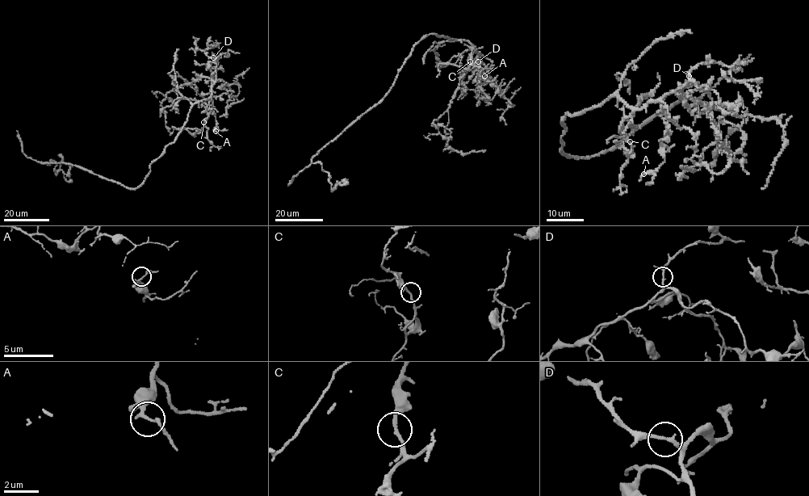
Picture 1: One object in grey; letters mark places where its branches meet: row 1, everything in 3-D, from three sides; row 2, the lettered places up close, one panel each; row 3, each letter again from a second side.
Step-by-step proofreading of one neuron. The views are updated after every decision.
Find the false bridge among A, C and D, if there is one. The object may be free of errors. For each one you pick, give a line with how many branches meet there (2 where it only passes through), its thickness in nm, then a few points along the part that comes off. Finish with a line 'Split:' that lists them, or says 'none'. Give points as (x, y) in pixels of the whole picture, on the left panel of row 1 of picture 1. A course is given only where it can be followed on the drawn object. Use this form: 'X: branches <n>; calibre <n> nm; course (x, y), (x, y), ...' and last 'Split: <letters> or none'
Split: none

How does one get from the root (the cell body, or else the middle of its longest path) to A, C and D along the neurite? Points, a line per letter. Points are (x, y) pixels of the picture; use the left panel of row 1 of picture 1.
A: (161, 155), (166, 146), (173, 142), (194, 103), (211, 97), (213, 81), (211, 94), (216, 122), (215, 131)
C: (161, 155), (166, 146), (173, 142), (194, 103), (209, 98), (206, 107), (208, 117), (203, 122)
D: (161, 155), (166, 146), (173, 142), (194, 103), (211, 97), (216, 74), (216, 62), (213, 58)

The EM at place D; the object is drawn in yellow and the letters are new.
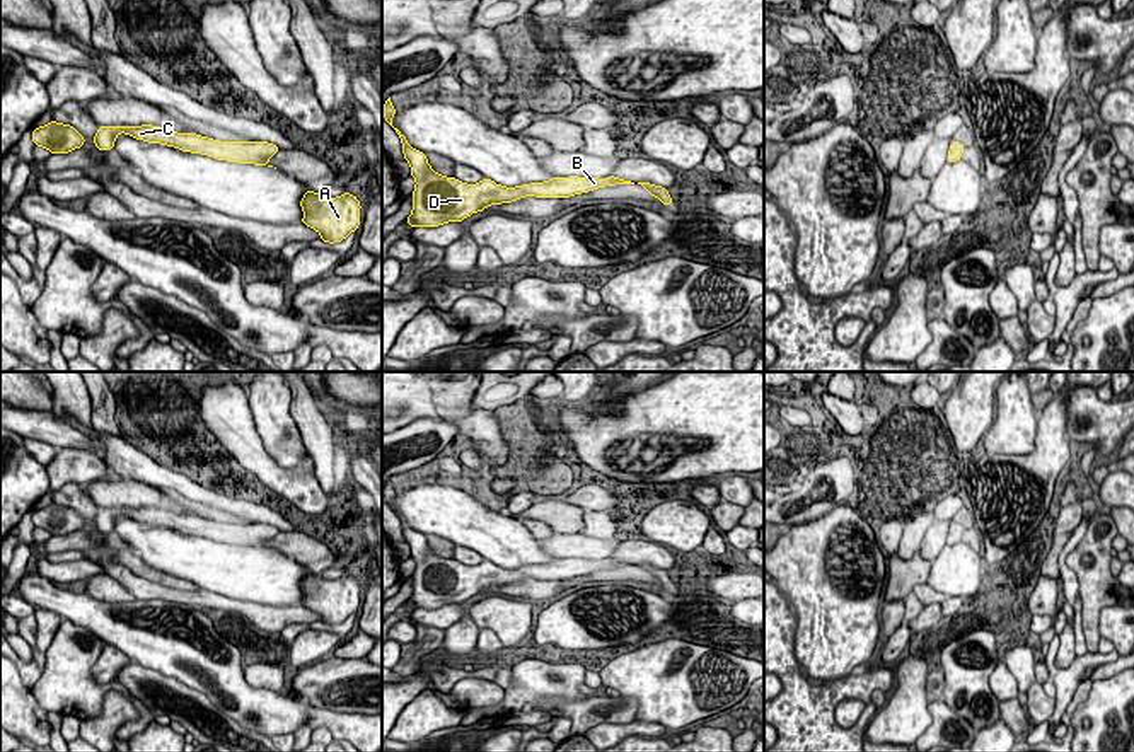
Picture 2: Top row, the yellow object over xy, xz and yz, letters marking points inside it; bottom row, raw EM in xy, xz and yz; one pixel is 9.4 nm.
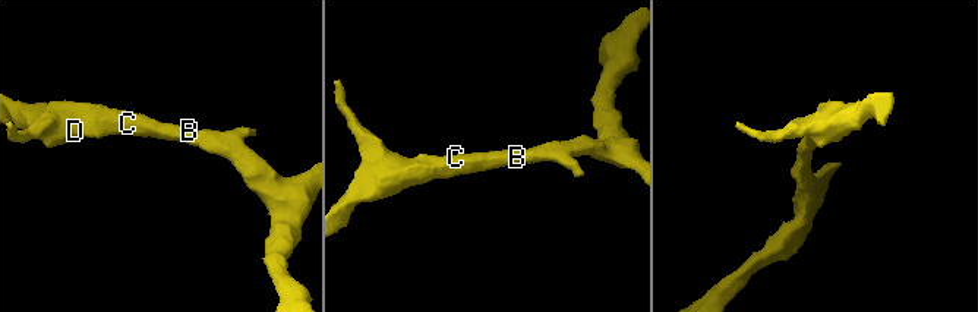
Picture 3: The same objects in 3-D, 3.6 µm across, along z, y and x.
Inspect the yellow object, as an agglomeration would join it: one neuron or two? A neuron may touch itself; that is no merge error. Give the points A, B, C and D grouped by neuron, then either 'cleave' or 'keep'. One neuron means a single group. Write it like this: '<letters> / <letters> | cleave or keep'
A B C D | keep

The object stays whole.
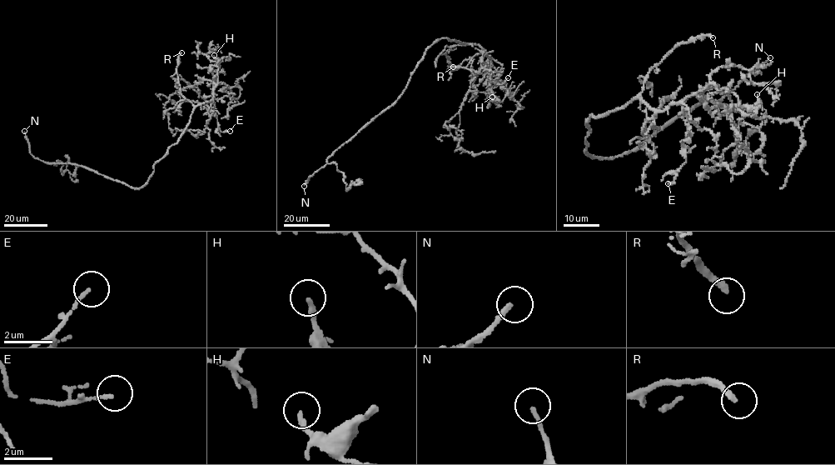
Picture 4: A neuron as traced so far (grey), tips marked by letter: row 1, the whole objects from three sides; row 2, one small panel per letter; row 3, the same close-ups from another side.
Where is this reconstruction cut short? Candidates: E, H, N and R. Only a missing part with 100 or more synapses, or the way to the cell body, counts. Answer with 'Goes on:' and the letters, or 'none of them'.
Goes on: R

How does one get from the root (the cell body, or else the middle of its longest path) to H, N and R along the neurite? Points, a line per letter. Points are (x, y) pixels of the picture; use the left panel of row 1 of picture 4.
H: (164, 156), (176, 143), (196, 106), (212, 99), (221, 62), (211, 71), (219, 67), (214, 55)
N: (164, 156), (155, 163), (152, 176), (144, 186), (134, 188), (79, 165), (48, 163), (34, 157), (24, 131)
R: (164, 156), (177, 141), (193, 108), (181, 93), (178, 82), (176, 67), (181, 52)

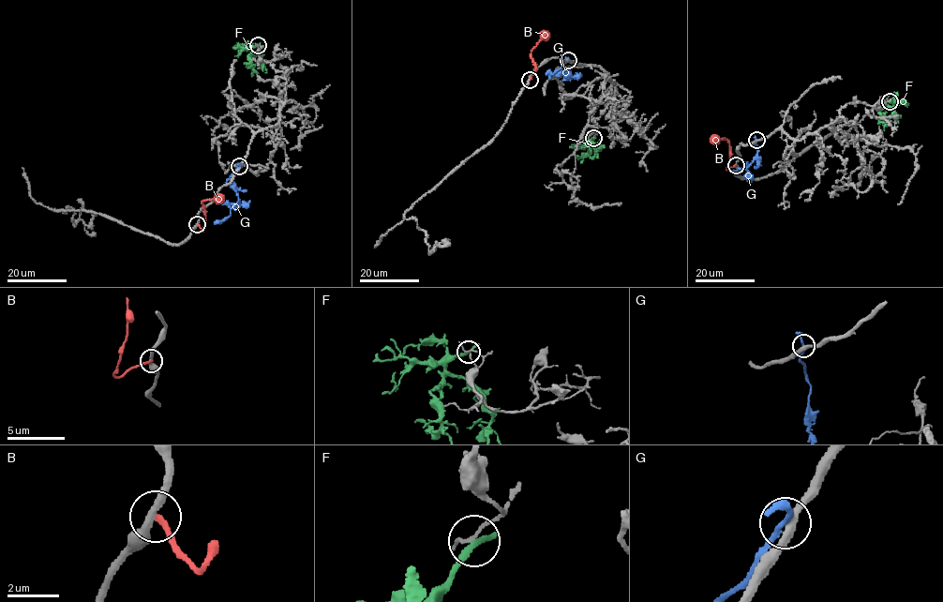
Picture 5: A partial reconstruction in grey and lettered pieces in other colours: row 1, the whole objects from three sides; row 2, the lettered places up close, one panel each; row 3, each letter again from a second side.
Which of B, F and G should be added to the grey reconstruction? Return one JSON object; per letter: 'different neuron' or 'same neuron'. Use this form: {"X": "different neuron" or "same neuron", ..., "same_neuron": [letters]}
{"B": "different neuron", "F": "different neuron", "G": "different neuron", "same_neuron": []}

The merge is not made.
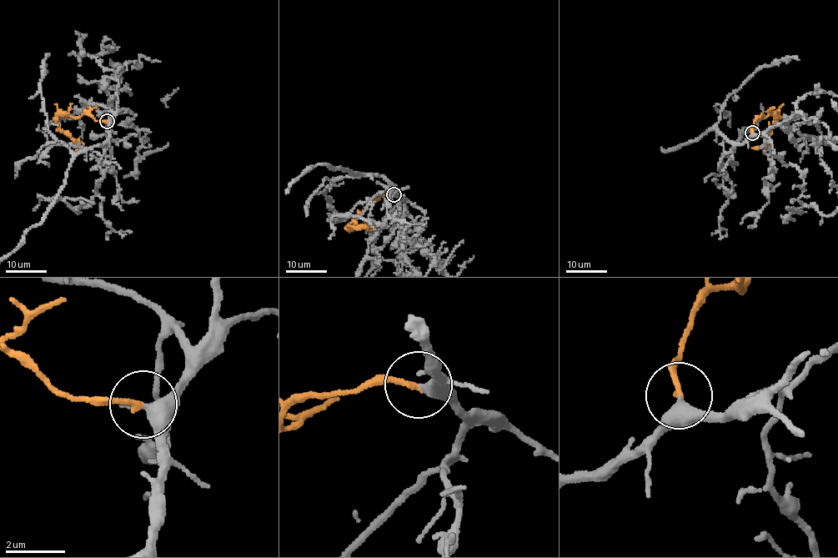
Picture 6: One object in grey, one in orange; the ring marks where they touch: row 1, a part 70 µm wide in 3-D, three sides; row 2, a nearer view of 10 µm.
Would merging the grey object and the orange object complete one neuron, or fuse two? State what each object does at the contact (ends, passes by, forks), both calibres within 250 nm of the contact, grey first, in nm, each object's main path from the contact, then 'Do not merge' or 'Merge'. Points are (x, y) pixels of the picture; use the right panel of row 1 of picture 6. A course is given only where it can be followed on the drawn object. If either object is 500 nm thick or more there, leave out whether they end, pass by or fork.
At the ring grey passes by. At the ring orange ends. Thickness 360 nm (grey) against 190 nm. Course of orange: (753, 133), (756, 119), (779, 112), (779, 118), (763, 144), (752, 148). Merge

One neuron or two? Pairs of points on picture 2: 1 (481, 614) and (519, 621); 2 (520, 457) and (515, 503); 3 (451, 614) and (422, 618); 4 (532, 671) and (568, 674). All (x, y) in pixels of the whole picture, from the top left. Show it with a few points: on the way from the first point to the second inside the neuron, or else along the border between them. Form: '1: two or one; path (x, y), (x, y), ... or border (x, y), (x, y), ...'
1: one; path (490, 614), (510, 619)
2: two; border (534, 491), (515, 493), (503, 510)
3: one; path (444, 616), (428, 618)
4: one; path (541, 671), (560, 674)

